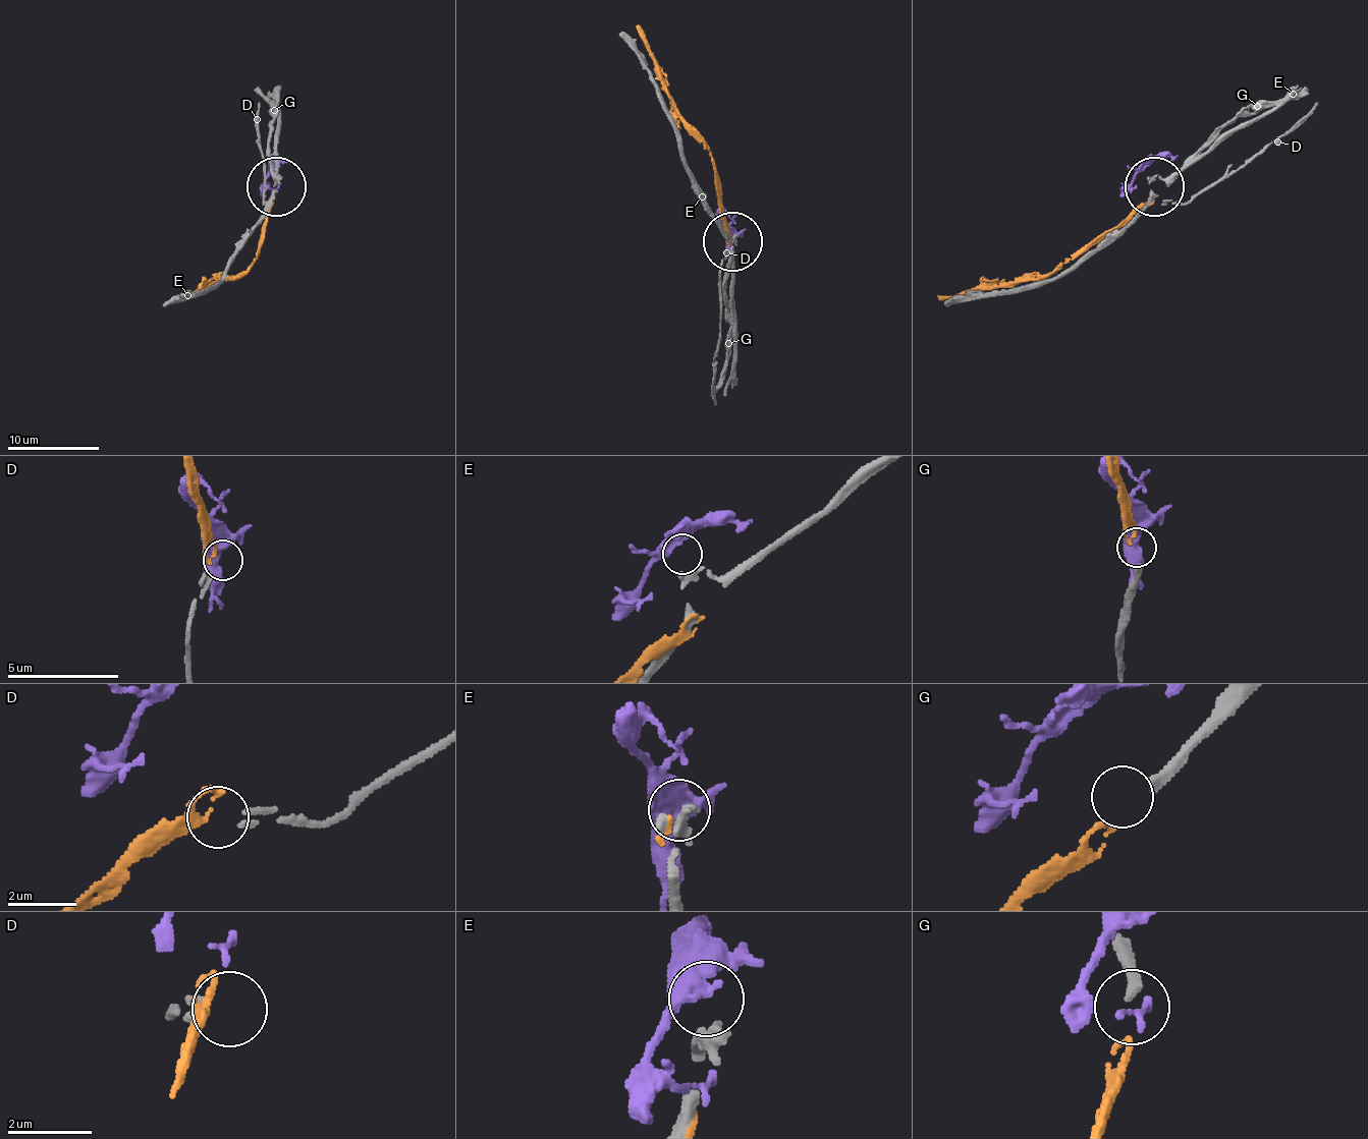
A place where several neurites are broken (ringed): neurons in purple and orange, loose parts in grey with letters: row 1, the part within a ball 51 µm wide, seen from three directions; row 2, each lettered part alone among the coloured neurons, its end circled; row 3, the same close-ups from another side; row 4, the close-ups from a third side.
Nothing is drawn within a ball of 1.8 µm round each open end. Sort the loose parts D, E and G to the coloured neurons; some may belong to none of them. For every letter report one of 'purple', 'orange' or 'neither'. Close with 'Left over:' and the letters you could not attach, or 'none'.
D: neither
E: purple
G: orange
Left over: D

